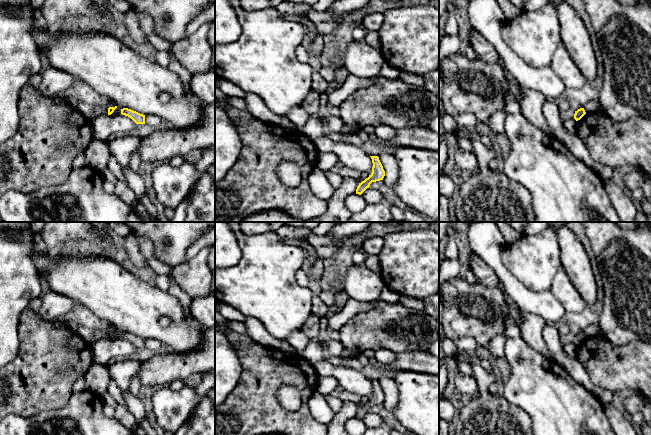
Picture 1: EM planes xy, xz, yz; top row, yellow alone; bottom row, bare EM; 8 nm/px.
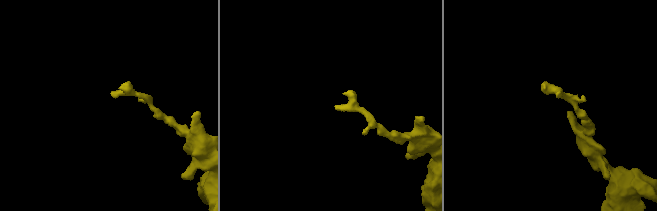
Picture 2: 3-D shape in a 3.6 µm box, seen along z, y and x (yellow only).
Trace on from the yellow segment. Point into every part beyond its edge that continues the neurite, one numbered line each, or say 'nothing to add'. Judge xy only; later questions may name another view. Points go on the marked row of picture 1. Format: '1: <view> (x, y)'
nothing to add

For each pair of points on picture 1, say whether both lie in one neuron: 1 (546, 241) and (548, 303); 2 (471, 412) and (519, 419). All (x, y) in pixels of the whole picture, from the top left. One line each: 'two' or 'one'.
1: two
2: one

